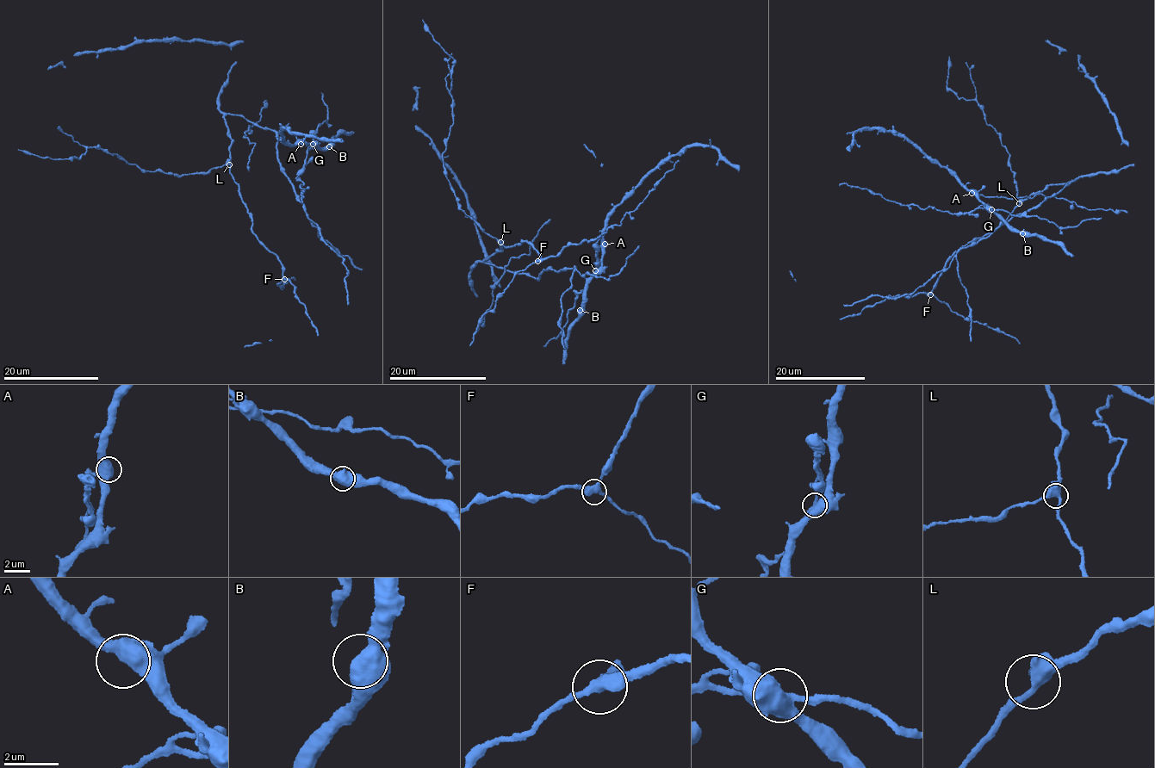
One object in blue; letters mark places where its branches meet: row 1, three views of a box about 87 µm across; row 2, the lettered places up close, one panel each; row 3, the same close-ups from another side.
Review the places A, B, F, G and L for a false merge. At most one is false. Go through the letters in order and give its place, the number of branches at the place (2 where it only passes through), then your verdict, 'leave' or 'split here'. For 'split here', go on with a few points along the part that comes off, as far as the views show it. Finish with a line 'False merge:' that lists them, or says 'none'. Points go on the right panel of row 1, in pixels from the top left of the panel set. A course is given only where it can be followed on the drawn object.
A: at (971, 193); 3 branches meet; leave
B: at (1022, 233); 3 branches meet; leave
F: at (930, 294); 3 branches meet; leave
G: at (991, 209); 4 branches meet; split here
L: at (1019, 203); 3 branches meet; leave
False merge: G

